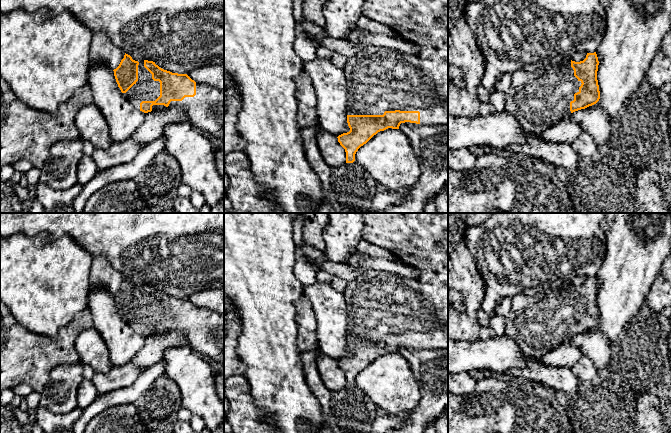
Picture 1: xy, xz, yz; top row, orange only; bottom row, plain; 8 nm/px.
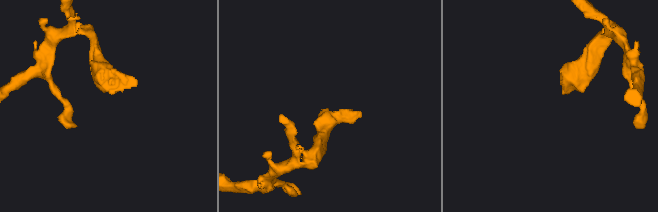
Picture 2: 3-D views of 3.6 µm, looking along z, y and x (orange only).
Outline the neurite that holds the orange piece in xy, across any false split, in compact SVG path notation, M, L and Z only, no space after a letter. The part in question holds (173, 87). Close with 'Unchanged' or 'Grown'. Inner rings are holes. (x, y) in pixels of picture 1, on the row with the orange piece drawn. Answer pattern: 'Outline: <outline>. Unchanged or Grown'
Outline: M126 53L113 71L123 96L135 109L145 114L172 107L183 109L193 127L224 142L224 92L220 89L196 83L187 74L164 70L153 61L135 61Z. Grown

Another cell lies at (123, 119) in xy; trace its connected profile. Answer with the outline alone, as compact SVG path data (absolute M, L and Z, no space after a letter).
M107 65L90 66L87 83L93 92L93 103L108 124L112 144L128 141L143 123L146 114L135 109L123 96L114 71Z

